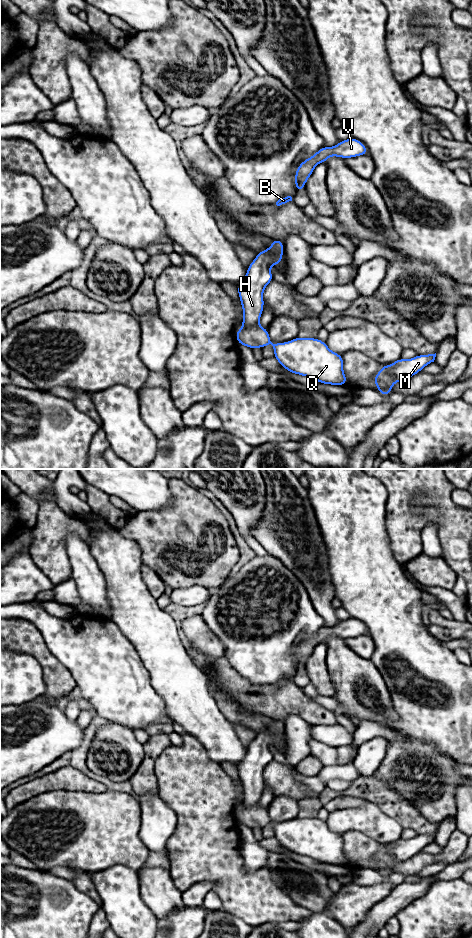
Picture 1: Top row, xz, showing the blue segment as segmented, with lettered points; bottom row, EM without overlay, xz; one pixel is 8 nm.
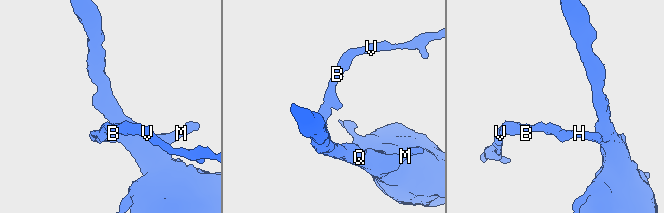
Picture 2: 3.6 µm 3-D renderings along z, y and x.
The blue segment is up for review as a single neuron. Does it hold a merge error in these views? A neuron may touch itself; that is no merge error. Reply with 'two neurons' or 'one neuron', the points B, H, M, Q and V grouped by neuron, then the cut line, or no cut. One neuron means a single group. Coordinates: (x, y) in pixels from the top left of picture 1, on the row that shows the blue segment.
one neuron; B H M Q V; no cut

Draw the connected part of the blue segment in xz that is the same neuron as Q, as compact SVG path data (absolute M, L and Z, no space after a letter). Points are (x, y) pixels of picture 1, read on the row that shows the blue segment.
M274 239L269 249L262 250L248 266L243 281L237 286L243 309L242 328L235 332L240 345L263 349L271 344L274 357L280 366L291 373L307 376L322 384L341 385L347 383L343 372L341 354L331 351L326 342L317 338L294 338L285 343L273 344L268 329L259 326L264 308L263 291L273 280L271 265L283 260L283 241Z

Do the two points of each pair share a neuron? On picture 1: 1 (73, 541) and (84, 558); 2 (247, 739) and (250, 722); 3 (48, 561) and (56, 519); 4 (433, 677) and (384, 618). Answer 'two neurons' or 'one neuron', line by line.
1: one neuron
2: two neurons
3: one neuron
4: one neuron

